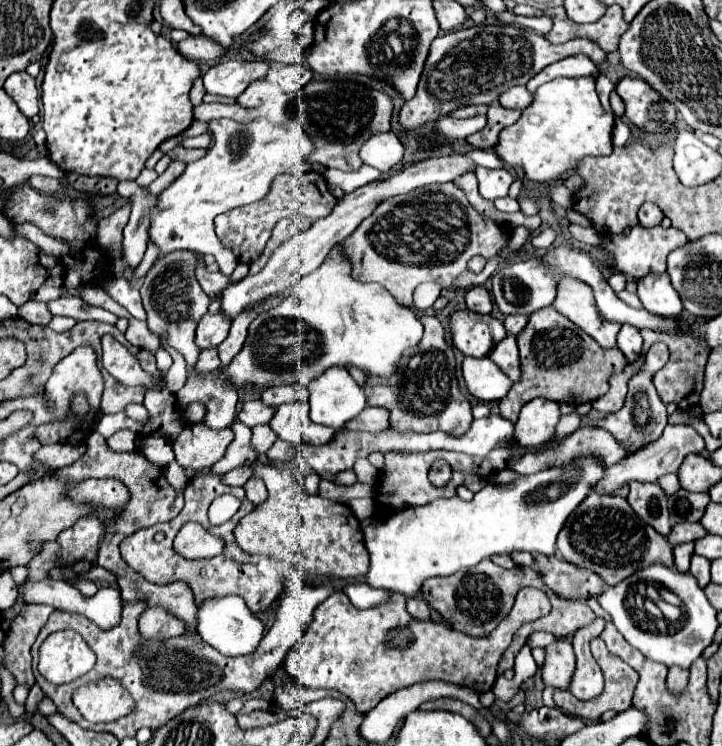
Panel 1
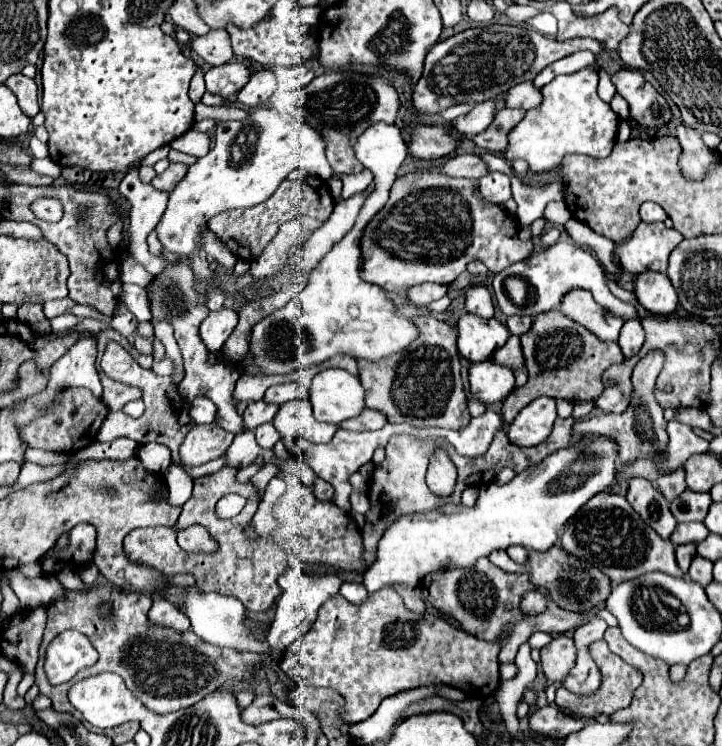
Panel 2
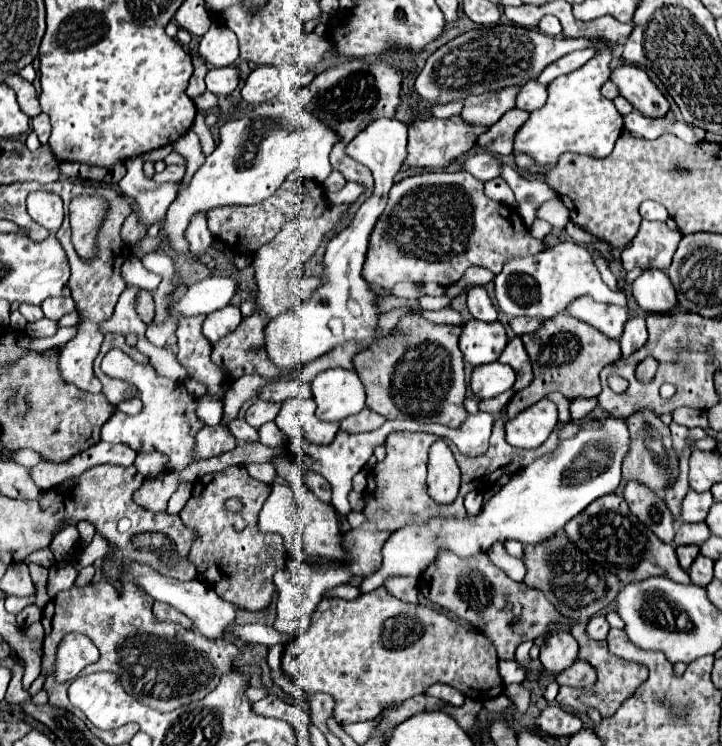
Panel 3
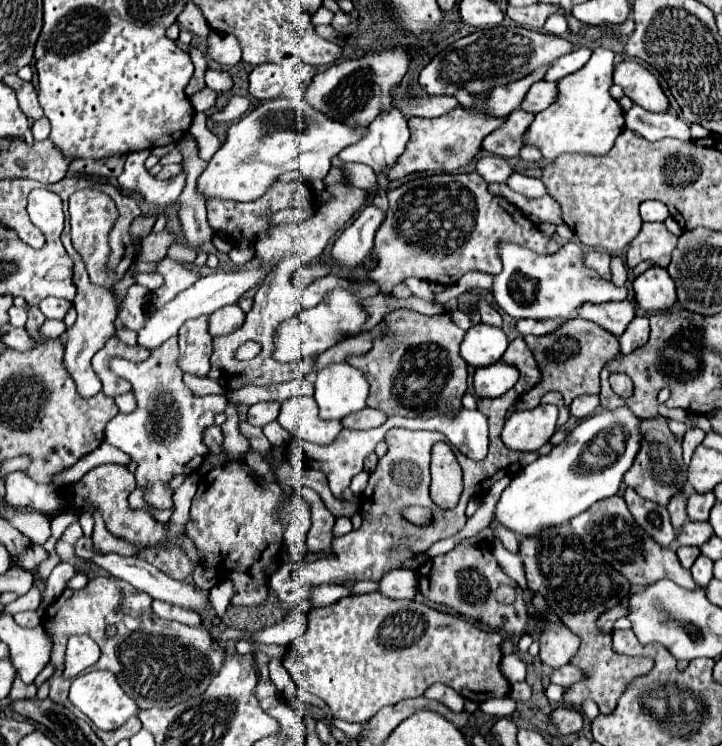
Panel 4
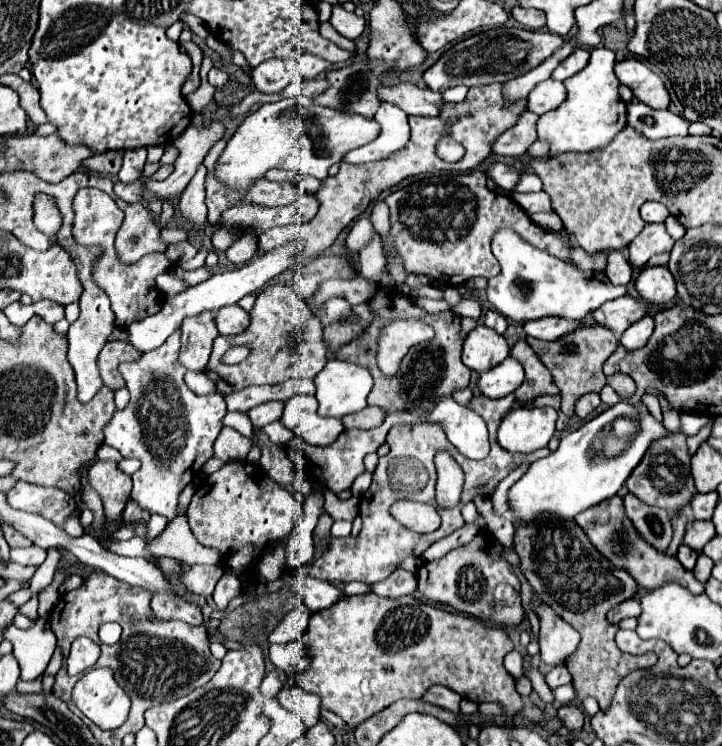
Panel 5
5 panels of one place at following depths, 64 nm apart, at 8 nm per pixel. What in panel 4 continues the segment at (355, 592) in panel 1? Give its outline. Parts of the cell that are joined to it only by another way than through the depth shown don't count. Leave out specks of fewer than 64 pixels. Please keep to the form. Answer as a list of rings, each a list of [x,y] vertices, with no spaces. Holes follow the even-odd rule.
[[[324,584],[324,586],[318,586],[312,590],[310,594],[310,602],[312,606],[322,606],[322,604],[332,604],[344,596],[350,596],[350,588],[348,586],[330,586],[330,584]]]

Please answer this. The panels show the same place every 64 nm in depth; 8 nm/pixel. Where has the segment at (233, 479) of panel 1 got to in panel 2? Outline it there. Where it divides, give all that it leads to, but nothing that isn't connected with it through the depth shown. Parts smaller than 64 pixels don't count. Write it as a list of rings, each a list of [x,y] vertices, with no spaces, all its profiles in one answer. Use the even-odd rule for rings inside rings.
[[[253,463],[247,467],[240,468],[236,475],[237,480],[241,483],[248,482],[264,465],[265,463],[261,465]]]

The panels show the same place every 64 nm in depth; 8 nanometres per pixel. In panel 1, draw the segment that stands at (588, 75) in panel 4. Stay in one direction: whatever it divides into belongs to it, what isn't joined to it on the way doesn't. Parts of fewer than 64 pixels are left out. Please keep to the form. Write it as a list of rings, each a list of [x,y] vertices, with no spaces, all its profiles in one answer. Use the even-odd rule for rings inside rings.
[[[554,78],[542,84],[530,106],[522,110],[518,122],[500,130],[494,152],[510,168],[522,168],[524,176],[536,184],[550,184],[568,172],[586,156],[612,154],[614,118],[604,112],[596,94],[596,80]]]

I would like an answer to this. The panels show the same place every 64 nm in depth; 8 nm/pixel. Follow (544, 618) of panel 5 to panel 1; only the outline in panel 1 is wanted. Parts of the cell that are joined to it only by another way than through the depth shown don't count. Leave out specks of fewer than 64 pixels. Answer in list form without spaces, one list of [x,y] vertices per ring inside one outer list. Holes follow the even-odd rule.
[[[562,638],[556,644],[546,646],[546,662],[542,668],[544,686],[556,690],[568,690],[574,670],[576,670],[576,660],[570,640]]]

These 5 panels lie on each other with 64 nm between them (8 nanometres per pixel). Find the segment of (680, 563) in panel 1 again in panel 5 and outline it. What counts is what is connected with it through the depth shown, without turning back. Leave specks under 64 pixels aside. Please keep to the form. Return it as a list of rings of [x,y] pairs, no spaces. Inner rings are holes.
[[[682,544],[682,546],[678,548],[678,554],[676,554],[676,558],[678,558],[680,562],[682,562],[682,566],[684,566],[686,570],[692,570],[692,568],[694,568],[694,564],[696,564],[696,558],[698,558],[698,552]]]

